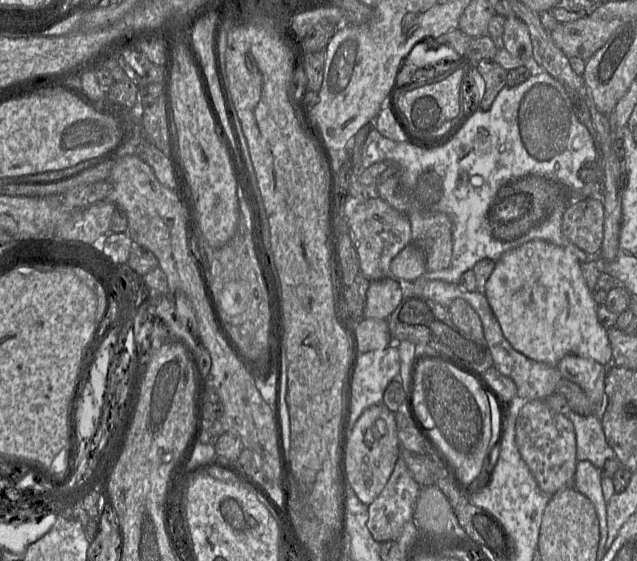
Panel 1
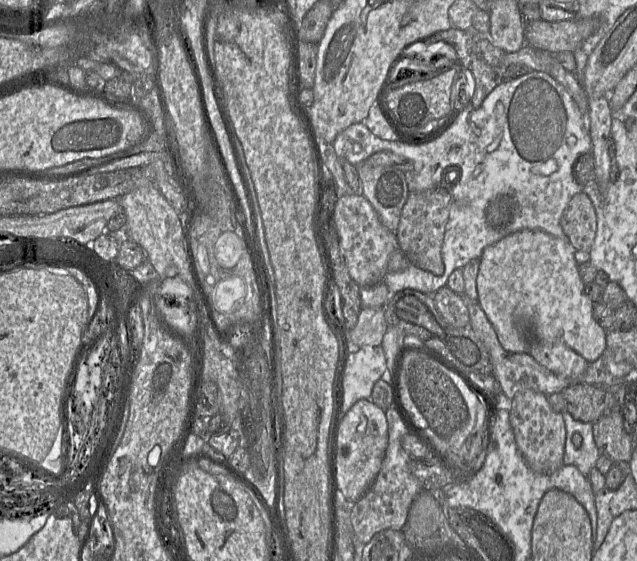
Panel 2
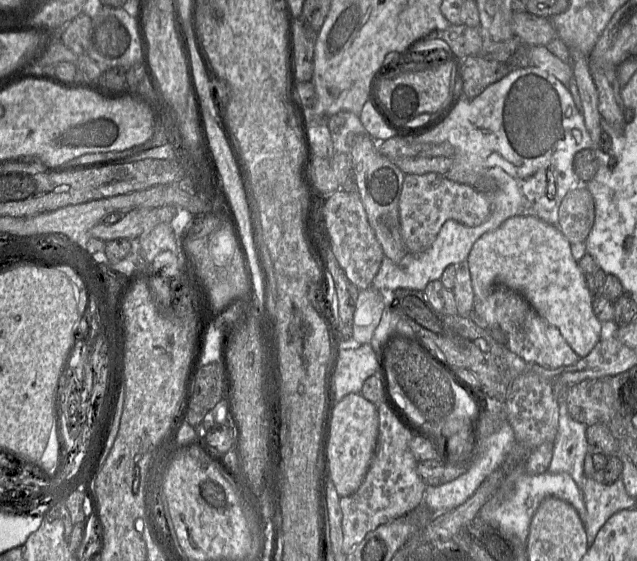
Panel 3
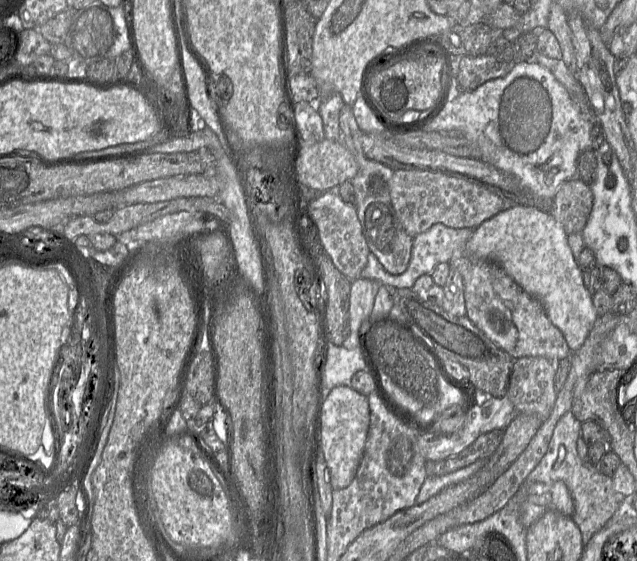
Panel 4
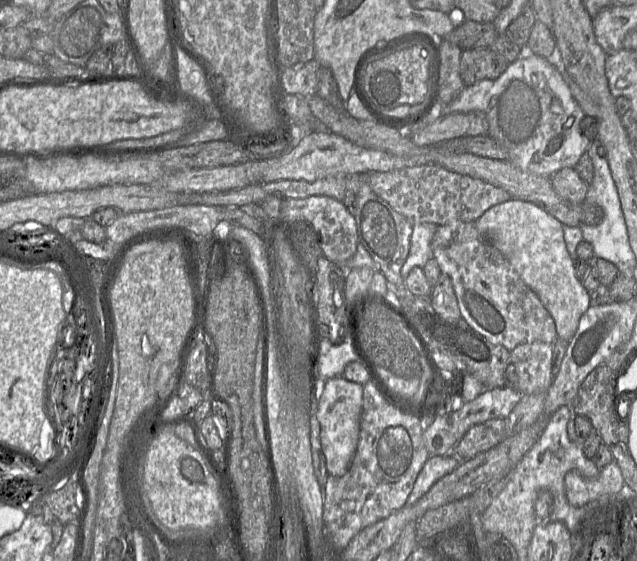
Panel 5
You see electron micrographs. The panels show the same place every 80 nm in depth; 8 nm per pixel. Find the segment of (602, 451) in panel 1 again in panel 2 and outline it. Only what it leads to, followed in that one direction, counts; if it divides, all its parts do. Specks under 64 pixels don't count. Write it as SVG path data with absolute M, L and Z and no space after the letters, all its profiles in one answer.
M566 410L561 415L566 428L563 465L573 465L588 476L600 456L593 437L593 423L575 420Z

